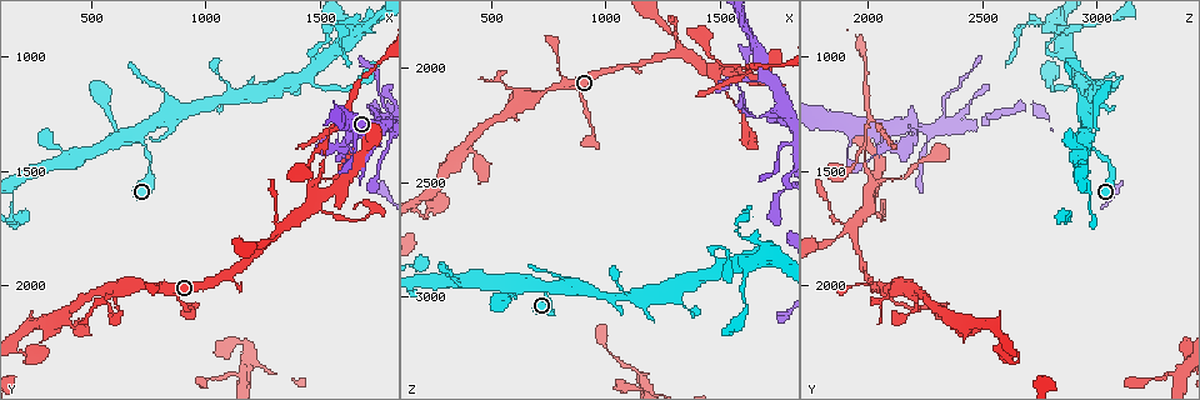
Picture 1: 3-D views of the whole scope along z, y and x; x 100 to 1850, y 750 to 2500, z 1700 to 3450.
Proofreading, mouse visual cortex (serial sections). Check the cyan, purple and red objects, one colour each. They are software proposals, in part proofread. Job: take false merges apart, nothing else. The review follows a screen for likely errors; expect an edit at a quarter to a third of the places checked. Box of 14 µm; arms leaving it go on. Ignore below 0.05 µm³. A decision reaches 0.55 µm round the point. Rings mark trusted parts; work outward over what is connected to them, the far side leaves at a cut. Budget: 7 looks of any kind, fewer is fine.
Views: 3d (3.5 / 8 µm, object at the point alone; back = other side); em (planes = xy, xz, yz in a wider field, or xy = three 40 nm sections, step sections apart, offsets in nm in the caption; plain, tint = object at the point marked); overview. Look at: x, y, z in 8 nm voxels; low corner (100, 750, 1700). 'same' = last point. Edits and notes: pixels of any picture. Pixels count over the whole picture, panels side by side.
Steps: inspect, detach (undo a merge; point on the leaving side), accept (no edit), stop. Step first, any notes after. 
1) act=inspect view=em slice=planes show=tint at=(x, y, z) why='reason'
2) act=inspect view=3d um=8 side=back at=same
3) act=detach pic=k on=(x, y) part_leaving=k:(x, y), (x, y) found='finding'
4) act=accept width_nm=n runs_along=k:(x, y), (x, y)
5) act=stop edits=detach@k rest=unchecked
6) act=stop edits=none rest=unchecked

act=inspect view=3d um=3.5 at=(1670, 1350, 2230) why='a narrow waist'

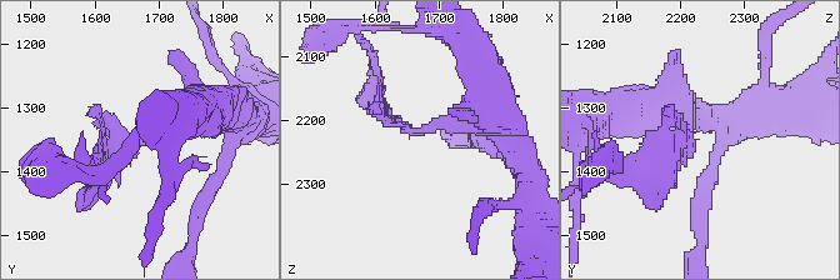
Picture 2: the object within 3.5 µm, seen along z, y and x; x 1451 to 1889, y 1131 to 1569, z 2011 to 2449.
act=inspect view=em slice=xy step=2 show=tint at=(1660, 1355, 2220)

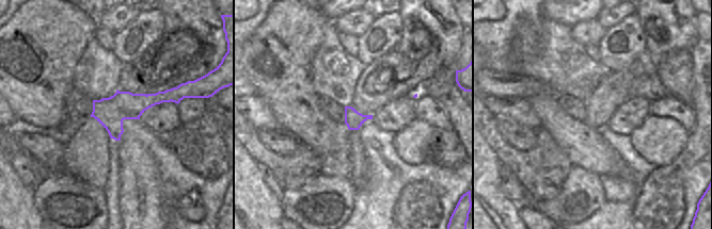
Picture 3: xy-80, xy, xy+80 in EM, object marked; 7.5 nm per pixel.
act=inspect view=em slice=planes show=tint at=same

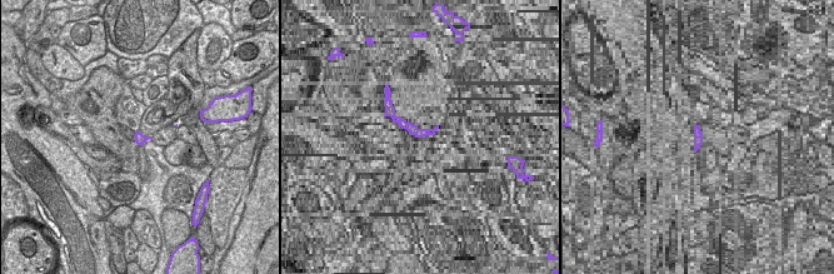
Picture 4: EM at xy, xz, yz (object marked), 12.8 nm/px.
act=detach pic=2 on=(78, 155) part_leaving=2:(430, 125), (411, 131), (384, 113), (376, 80) found='a second cell is stuck on'

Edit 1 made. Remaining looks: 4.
act=inspect view=overview

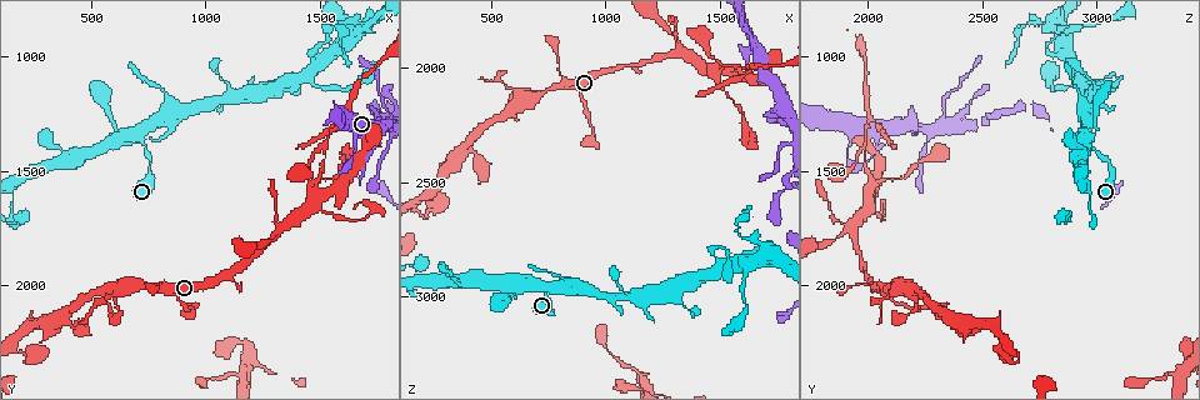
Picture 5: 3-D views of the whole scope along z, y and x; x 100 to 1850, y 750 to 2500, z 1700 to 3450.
act=inspect view=3d um=8 at=(1320, 1750, 1920) why='four arms meet'

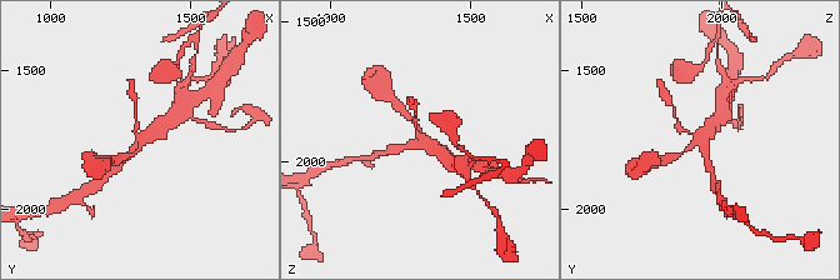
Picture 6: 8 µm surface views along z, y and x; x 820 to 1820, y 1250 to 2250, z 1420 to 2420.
act=inspect view=em slice=planes show=tint at=(1330, 1760, 1920) arms=4 arm_widths_nm=150,150,250,450

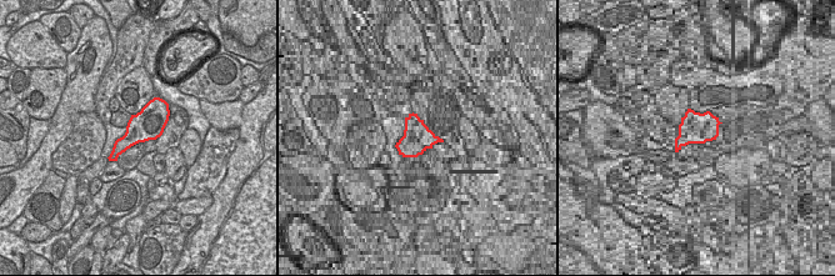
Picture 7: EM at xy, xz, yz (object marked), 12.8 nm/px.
act=accept found='one cell here'

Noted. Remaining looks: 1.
act=stop edits=detach@2 rest=unchecked

